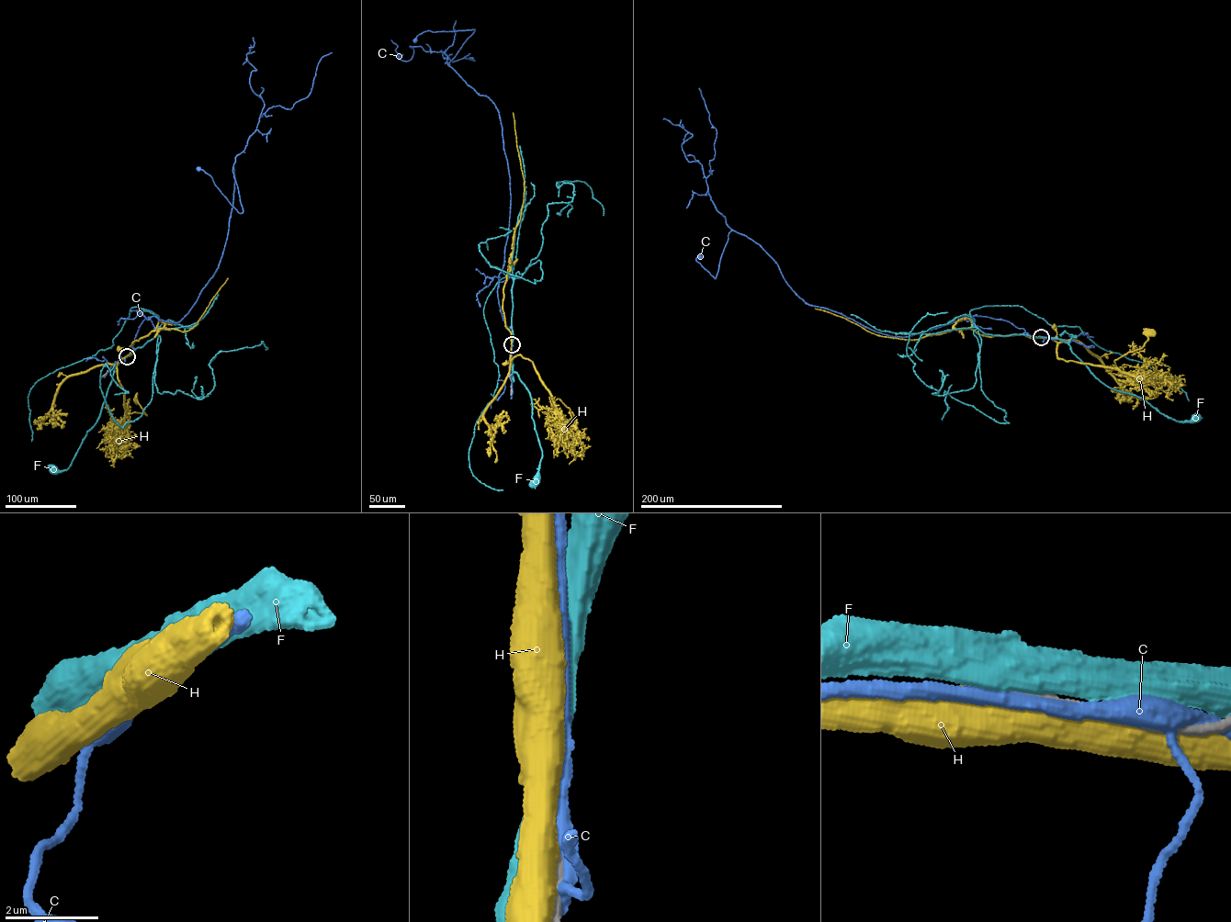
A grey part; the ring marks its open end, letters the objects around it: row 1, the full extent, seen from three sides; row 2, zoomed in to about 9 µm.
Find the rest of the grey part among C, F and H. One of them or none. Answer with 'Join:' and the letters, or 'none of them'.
Join: none of them

